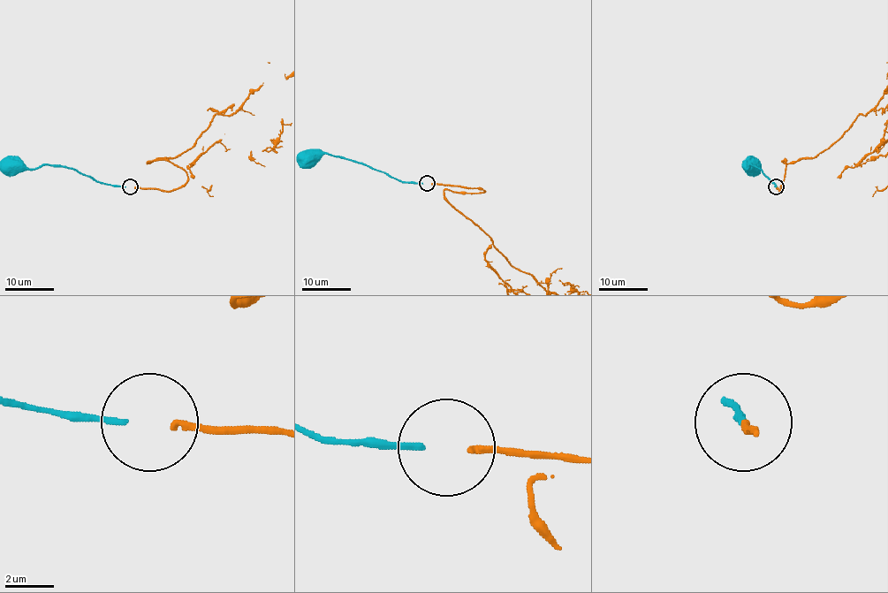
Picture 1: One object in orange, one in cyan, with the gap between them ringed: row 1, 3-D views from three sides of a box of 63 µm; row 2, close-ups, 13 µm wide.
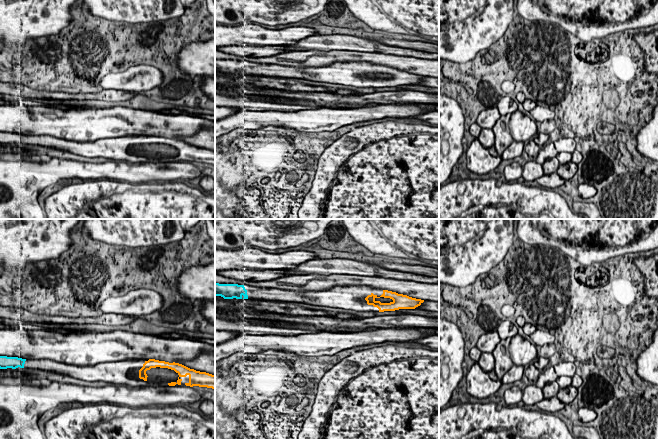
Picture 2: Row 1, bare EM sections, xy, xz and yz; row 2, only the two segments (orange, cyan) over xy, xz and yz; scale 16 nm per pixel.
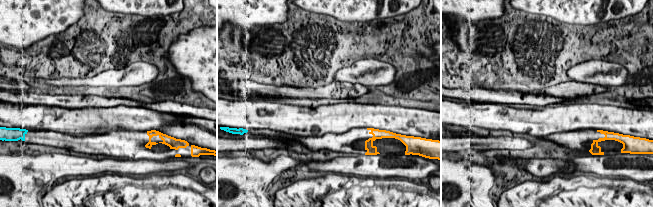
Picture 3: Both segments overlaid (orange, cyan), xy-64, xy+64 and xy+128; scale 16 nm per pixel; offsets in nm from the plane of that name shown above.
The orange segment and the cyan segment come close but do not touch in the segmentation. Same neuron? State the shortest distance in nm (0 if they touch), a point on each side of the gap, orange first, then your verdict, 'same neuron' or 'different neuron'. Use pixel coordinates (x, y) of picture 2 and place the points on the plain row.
gap 1850 nm; span xy (139, 146), (25, 136); same neuron

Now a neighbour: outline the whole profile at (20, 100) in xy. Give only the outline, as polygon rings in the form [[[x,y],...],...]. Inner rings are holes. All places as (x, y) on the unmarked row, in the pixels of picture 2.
[[[18,98],[18,101],[16,103],[6,102],[5,100],[0,99],[0,105],[16,105],[16,104],[23,104],[26,106],[46,106],[43,103],[35,102],[32,100],[24,100],[23,98]]]

